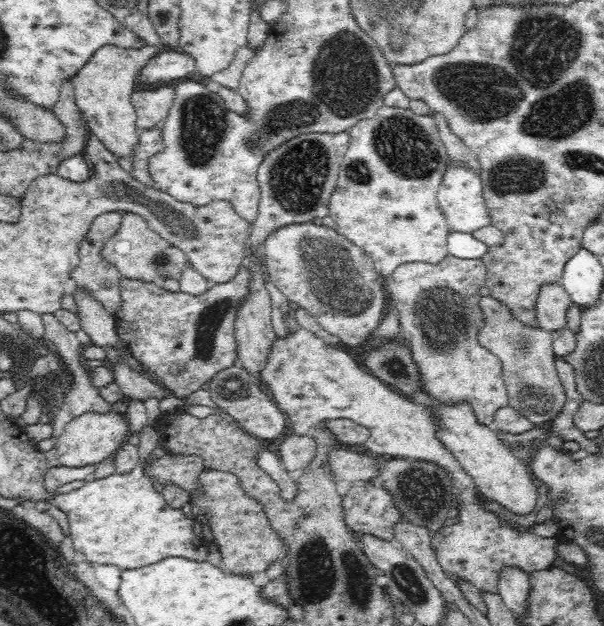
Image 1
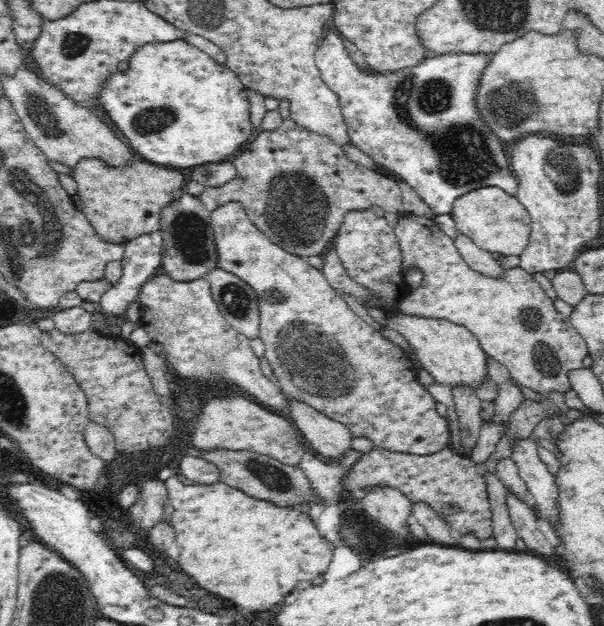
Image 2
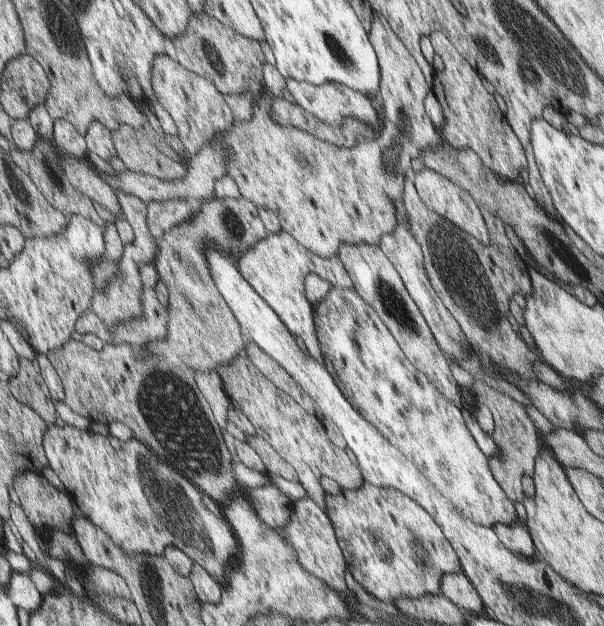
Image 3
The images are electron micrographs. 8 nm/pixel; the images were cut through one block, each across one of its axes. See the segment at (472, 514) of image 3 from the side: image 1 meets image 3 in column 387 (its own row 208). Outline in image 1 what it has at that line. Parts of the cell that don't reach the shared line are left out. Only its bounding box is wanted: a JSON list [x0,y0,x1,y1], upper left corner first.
[327,105,452,276]

